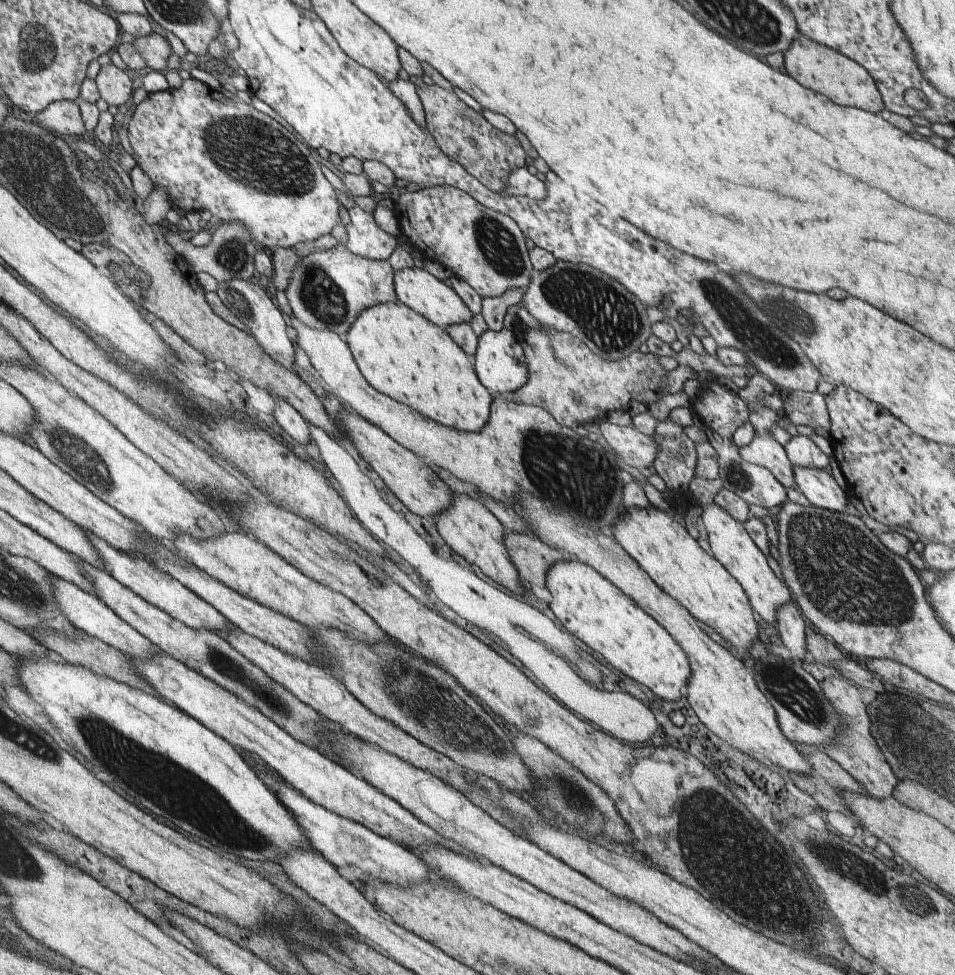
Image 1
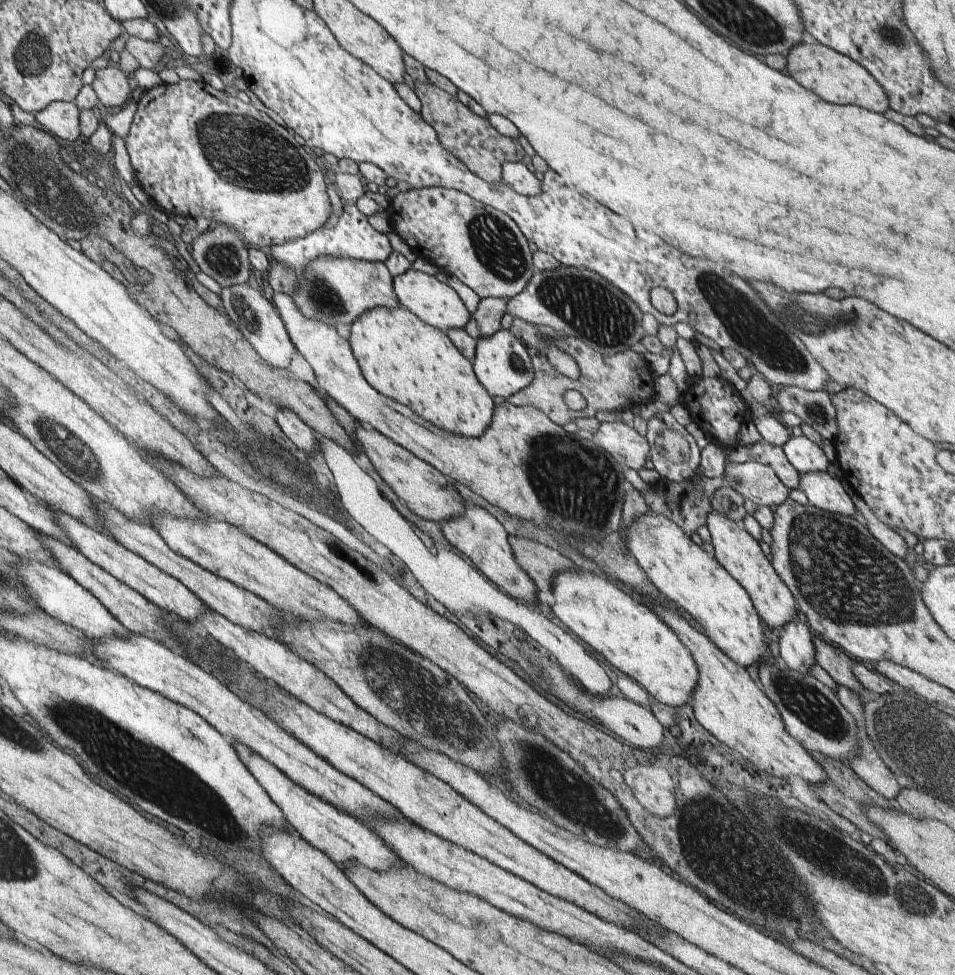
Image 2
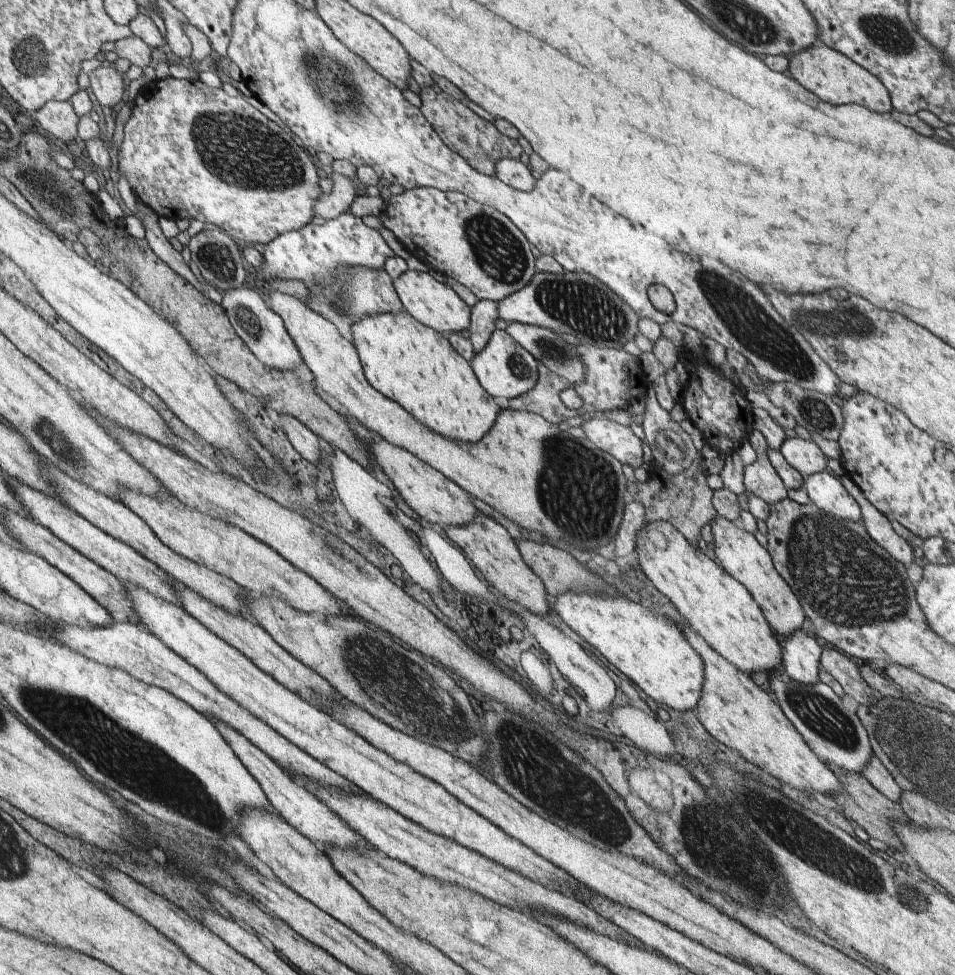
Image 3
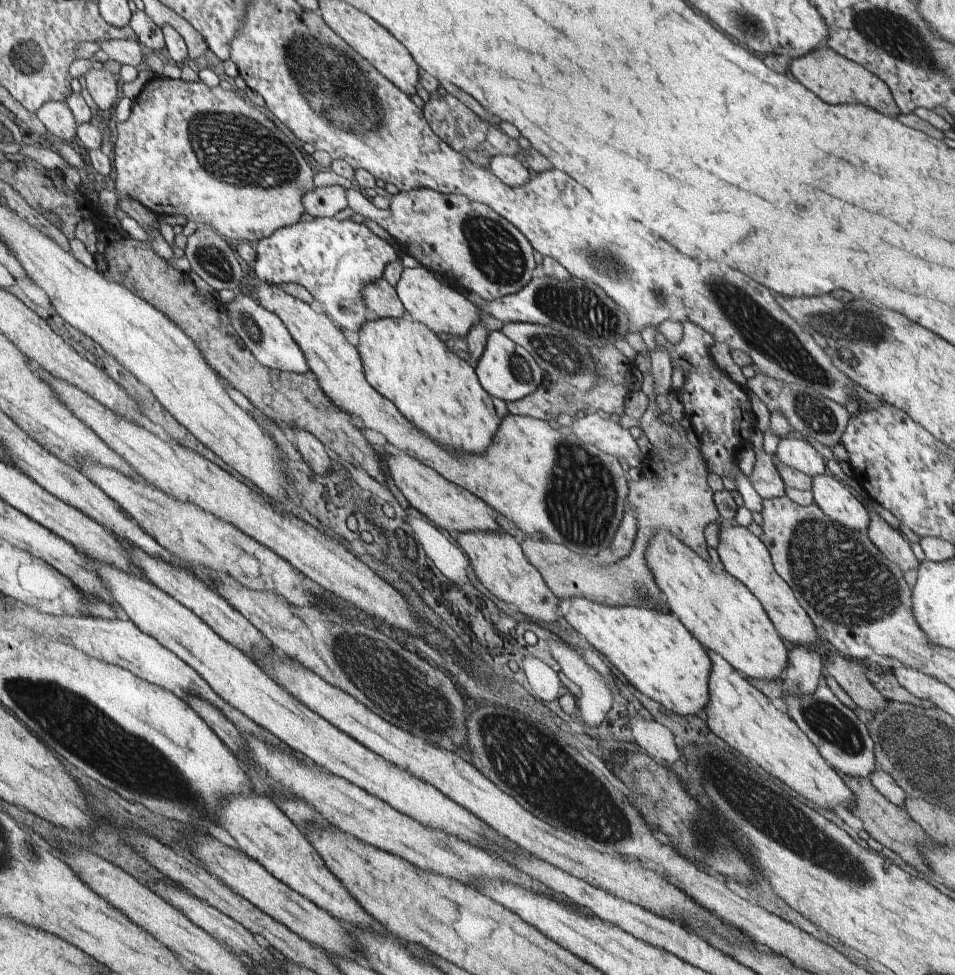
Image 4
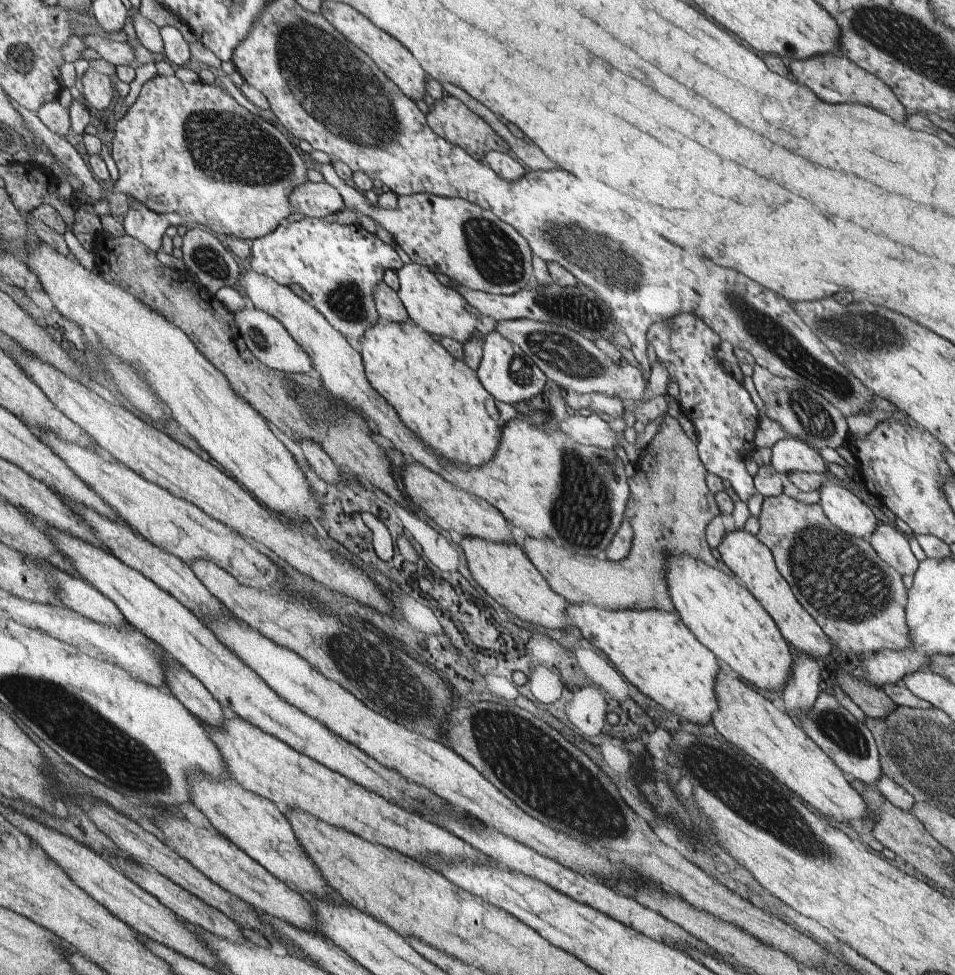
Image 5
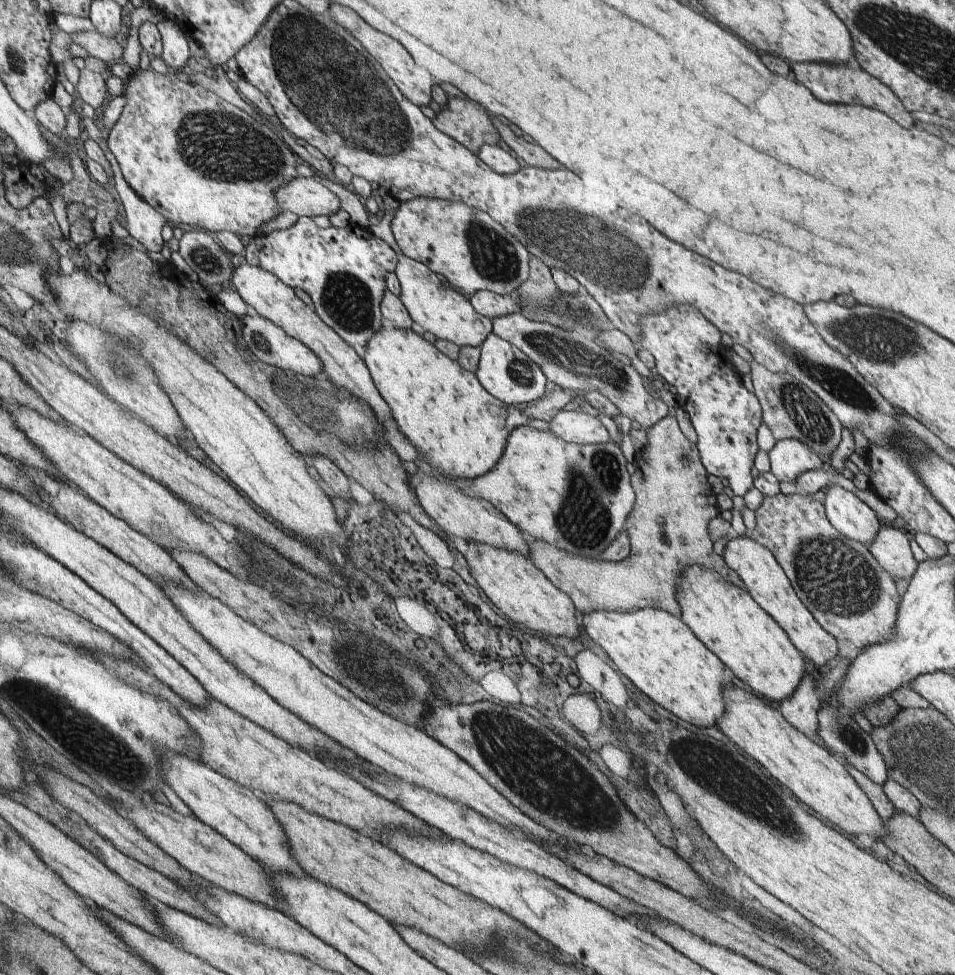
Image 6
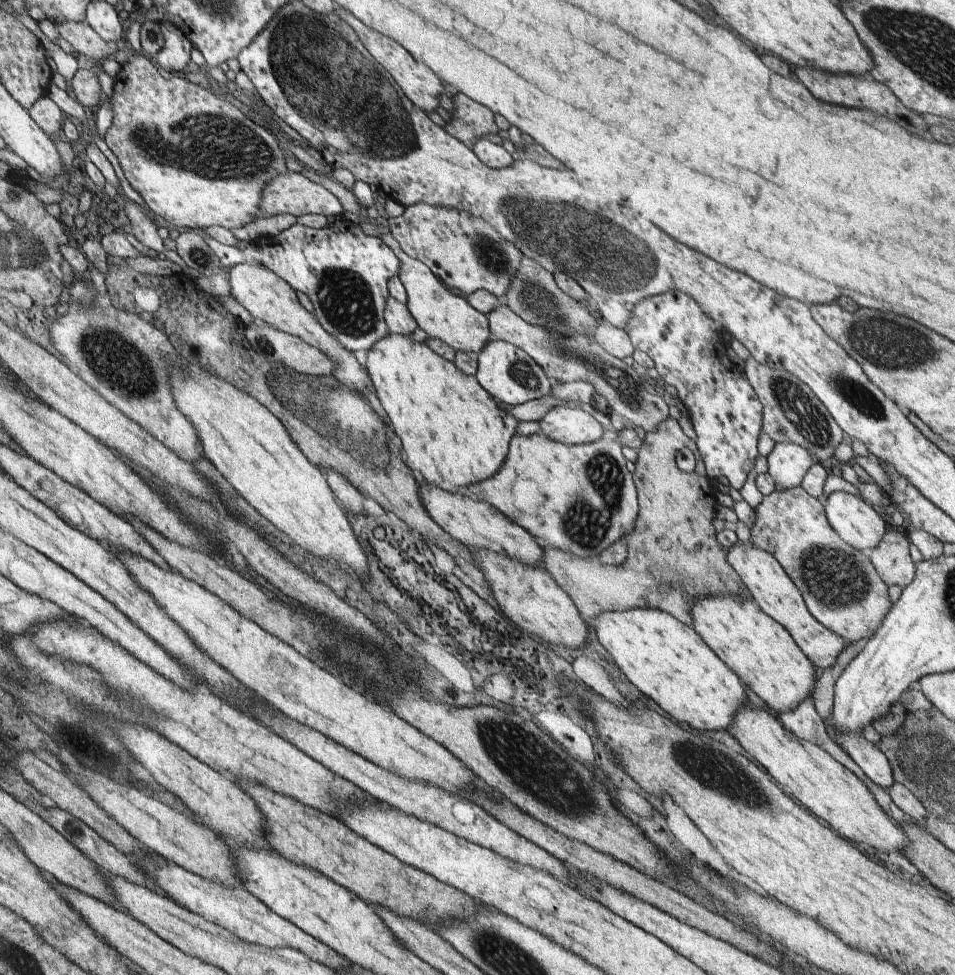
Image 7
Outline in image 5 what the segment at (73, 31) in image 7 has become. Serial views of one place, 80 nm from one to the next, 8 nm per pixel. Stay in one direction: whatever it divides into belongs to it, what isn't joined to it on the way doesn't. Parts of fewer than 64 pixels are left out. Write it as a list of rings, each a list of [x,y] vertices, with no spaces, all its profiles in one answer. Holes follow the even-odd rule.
[[[96,34],[83,36],[82,39],[88,47],[96,50],[101,58],[116,67],[118,65],[136,65],[134,47],[128,41],[118,42],[118,40]]]

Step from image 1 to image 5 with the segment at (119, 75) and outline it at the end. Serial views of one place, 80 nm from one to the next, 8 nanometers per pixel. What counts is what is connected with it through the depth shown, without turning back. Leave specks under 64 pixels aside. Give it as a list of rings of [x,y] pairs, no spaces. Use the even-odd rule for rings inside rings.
[[[90,67],[82,76],[82,88],[84,88],[84,93],[82,93],[81,100],[88,107],[106,110],[112,104],[114,86],[112,86],[110,76]]]

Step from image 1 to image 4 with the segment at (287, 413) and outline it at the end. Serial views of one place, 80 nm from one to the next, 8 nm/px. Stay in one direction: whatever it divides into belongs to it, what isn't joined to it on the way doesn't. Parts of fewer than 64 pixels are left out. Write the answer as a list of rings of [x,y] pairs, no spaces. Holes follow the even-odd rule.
[[[302,427],[291,428],[294,433],[294,442],[296,449],[300,452],[306,464],[316,472],[316,474],[331,473],[334,469],[330,456],[324,450],[324,444],[316,438],[311,432]]]

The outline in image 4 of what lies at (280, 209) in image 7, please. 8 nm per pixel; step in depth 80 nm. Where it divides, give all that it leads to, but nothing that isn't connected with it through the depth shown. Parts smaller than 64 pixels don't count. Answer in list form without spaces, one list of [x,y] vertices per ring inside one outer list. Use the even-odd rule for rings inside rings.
[[[340,185],[318,187],[305,194],[305,212],[315,217],[336,216],[349,206],[346,189]]]

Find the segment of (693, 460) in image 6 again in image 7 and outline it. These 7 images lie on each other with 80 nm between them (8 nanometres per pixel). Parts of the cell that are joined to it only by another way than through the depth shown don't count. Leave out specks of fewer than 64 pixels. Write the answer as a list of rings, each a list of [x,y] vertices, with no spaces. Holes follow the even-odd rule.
[[[666,417],[652,432],[647,432],[645,438],[643,439],[642,446],[637,451],[637,460],[635,462],[635,472],[633,473],[633,481],[638,490],[638,499],[639,499],[639,511],[634,521],[633,529],[623,537],[623,540],[627,544],[627,557],[621,565],[609,565],[602,564],[599,561],[599,557],[593,557],[592,559],[582,558],[578,555],[567,553],[566,551],[548,547],[542,544],[543,555],[541,560],[541,566],[546,570],[549,575],[558,583],[558,586],[562,587],[562,590],[566,591],[566,594],[570,595],[570,598],[573,600],[573,604],[576,605],[576,608],[579,610],[579,613],[586,621],[591,621],[595,618],[598,613],[604,611],[627,611],[630,609],[639,609],[642,607],[652,607],[654,609],[663,610],[667,613],[670,613],[674,618],[680,620],[680,622],[686,623],[688,626],[691,626],[691,616],[689,615],[689,606],[700,597],[704,595],[729,595],[737,594],[742,595],[744,598],[752,597],[749,594],[749,590],[746,588],[746,585],[742,582],[742,579],[739,577],[739,574],[728,564],[727,561],[727,548],[723,548],[716,541],[715,528],[712,526],[712,520],[715,519],[715,512],[717,507],[715,488],[710,484],[710,478],[707,476],[705,469],[705,464],[703,463],[700,451],[698,450],[696,441],[688,437],[678,425],[678,421],[673,417]],[[682,448],[690,448],[692,450],[696,462],[695,470],[692,473],[686,473],[685,471],[680,470],[676,465],[676,454],[678,450]]]

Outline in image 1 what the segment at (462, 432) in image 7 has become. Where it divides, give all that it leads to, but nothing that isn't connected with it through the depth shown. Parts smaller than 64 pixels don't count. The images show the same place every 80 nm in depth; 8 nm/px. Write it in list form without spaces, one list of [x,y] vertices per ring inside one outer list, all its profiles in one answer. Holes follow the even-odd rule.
[[[404,303],[365,309],[353,322],[346,342],[361,373],[382,394],[453,429],[474,432],[486,424],[493,400],[476,376],[472,358],[445,329]]]

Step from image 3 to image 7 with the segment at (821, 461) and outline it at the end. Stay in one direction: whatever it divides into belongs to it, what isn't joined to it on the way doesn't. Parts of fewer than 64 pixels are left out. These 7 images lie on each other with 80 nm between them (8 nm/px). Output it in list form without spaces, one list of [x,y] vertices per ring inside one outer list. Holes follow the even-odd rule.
[[[788,441],[775,443],[767,456],[769,473],[775,484],[782,484],[786,489],[800,487],[804,475],[814,463],[816,460],[811,452]]]

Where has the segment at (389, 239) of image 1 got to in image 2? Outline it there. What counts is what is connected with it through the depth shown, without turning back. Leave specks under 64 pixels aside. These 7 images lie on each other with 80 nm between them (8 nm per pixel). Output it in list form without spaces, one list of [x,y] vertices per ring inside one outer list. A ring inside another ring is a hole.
[[[348,203],[344,206],[344,213],[340,218],[335,219],[334,228],[319,228],[304,238],[297,238],[281,245],[272,245],[271,250],[273,260],[291,266],[298,274],[318,257],[350,257],[356,260],[382,262],[393,253],[388,237],[368,223],[368,217],[360,212],[356,203]]]

